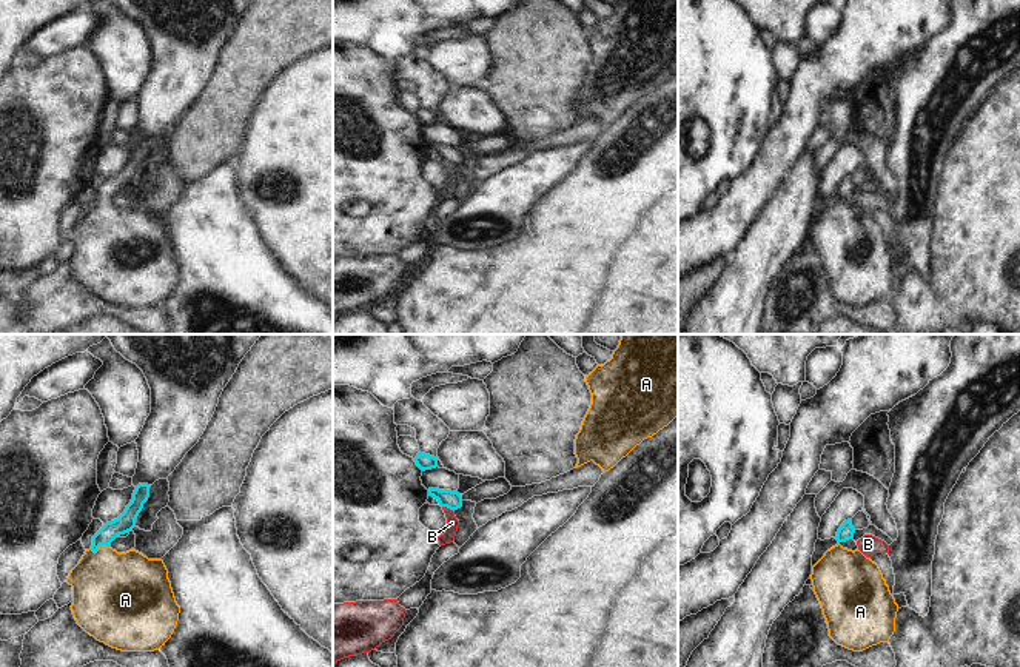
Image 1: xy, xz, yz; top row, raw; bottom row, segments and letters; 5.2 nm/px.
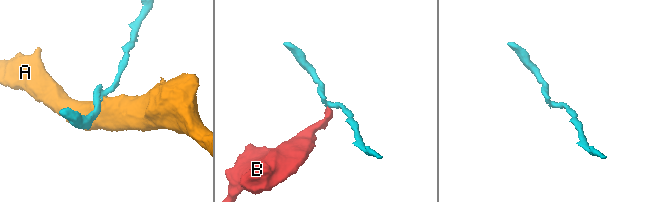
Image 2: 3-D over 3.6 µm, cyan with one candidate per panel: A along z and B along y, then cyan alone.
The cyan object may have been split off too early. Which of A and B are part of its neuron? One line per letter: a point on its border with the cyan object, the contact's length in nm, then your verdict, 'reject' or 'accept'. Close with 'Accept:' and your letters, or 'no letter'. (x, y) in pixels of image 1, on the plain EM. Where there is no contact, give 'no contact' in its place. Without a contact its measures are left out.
A: xy (99, 201) | 110 nm | accept
B: xz (449, 162) | 70 nm | reject
Accept: A

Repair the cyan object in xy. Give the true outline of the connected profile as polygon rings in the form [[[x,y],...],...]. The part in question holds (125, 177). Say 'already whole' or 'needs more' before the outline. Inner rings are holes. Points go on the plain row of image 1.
needs more | [[[139,139],[125,166],[92,191],[92,200],[71,225],[72,270],[77,279],[97,296],[122,307],[154,307],[171,293],[180,262],[176,257],[168,225],[162,214],[148,214],[136,205],[117,208],[111,197],[136,182],[136,174],[149,153],[148,139]]]

